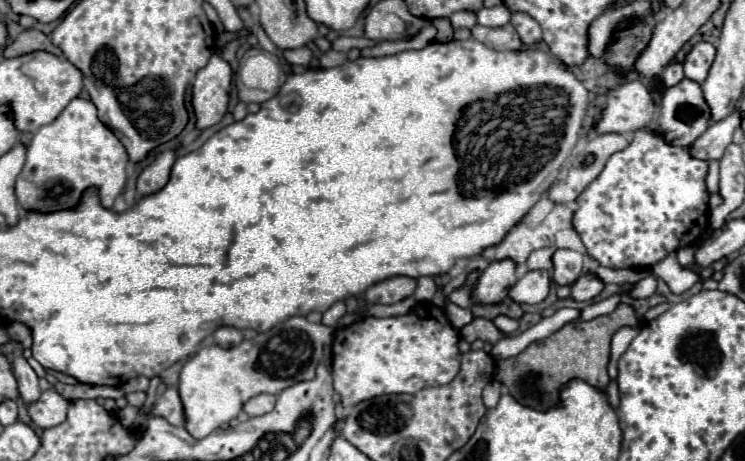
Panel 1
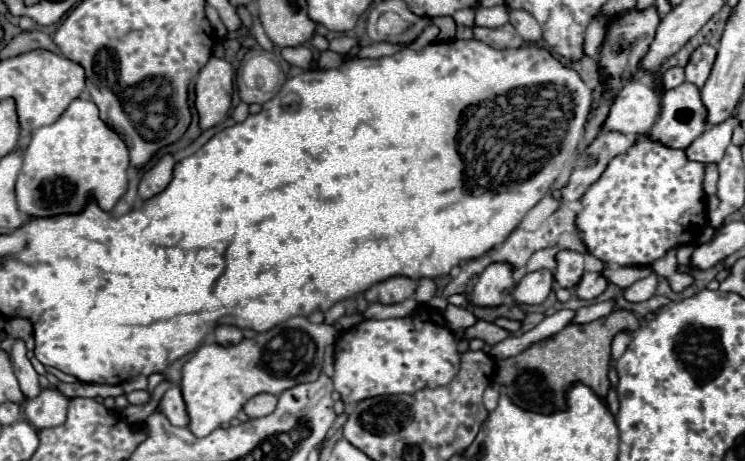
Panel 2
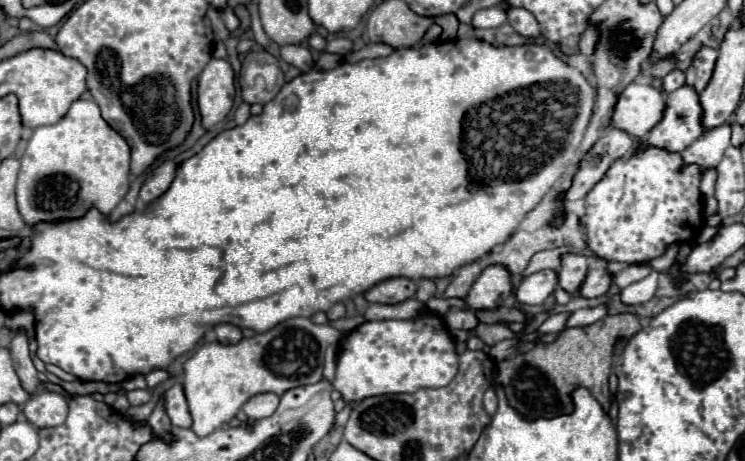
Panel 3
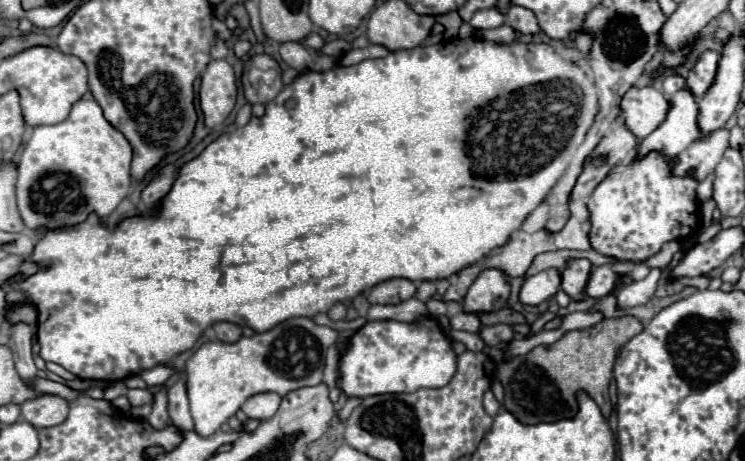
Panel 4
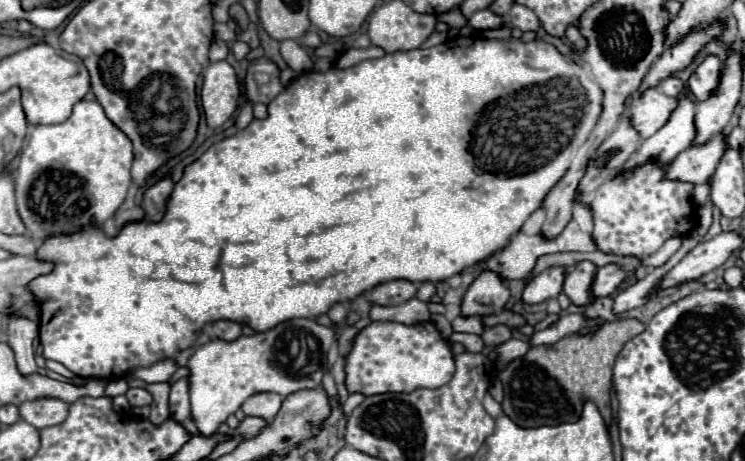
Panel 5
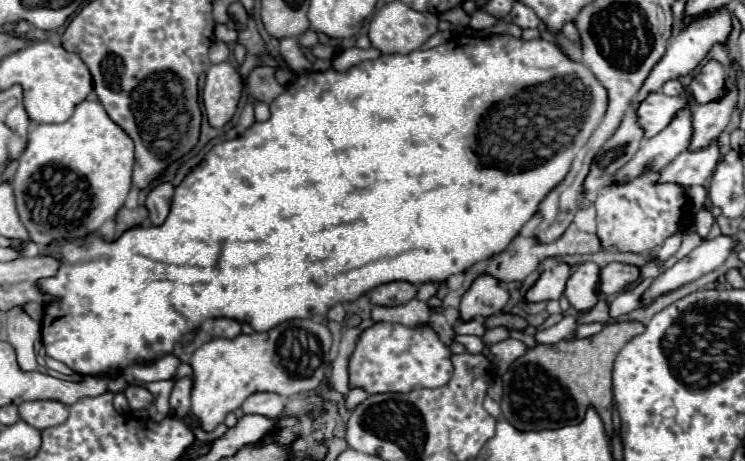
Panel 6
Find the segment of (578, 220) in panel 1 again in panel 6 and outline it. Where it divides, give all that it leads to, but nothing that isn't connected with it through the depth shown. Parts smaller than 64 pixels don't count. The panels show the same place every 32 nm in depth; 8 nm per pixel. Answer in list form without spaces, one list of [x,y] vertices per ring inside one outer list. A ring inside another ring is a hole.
[[[646,172],[624,186],[604,186],[596,198],[598,238],[604,248],[618,248],[620,252],[642,252],[662,244],[670,234],[684,228],[686,192],[676,184],[656,184],[658,174]]]

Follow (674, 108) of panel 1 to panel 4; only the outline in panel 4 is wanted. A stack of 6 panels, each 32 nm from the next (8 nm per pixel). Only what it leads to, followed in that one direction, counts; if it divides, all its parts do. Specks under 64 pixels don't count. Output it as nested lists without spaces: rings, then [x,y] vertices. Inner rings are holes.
[[[688,88],[676,92],[672,96],[672,108],[670,108],[664,124],[660,128],[656,128],[656,132],[652,132],[652,136],[648,136],[640,142],[636,154],[632,154],[626,164],[634,162],[634,160],[642,160],[650,152],[660,152],[666,158],[676,158],[684,148],[688,148],[700,136],[700,130],[698,130],[698,124],[696,124],[696,114],[698,114],[698,108],[696,108],[696,100],[694,100],[692,92],[688,92]]]

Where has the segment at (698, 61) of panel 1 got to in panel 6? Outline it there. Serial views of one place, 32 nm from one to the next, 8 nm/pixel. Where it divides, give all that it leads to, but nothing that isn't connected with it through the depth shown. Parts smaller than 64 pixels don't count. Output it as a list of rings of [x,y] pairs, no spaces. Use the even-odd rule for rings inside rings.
[[[708,62],[700,76],[694,78],[692,82],[692,96],[696,98],[698,104],[710,104],[710,102],[718,102],[722,96],[726,96],[726,80],[728,74],[722,68],[722,64],[718,62]]]

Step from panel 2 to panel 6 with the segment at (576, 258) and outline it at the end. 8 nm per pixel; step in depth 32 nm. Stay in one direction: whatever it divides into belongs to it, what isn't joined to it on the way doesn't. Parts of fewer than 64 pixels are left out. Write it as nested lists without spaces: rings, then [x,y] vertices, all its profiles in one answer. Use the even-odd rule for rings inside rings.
[[[584,262],[574,268],[564,296],[570,306],[580,314],[590,312],[598,304],[598,286],[600,286],[600,266],[594,262]]]

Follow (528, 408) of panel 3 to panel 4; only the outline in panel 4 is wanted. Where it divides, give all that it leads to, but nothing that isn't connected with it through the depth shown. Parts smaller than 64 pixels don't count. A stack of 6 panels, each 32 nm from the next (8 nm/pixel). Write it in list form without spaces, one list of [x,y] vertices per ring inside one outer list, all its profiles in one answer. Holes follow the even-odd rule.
[[[634,316],[602,320],[590,330],[574,330],[564,334],[552,346],[536,346],[526,356],[516,356],[500,364],[498,380],[504,386],[504,408],[522,424],[572,420],[578,414],[578,392],[586,392],[610,418],[610,380],[612,366],[620,348],[644,330]]]

